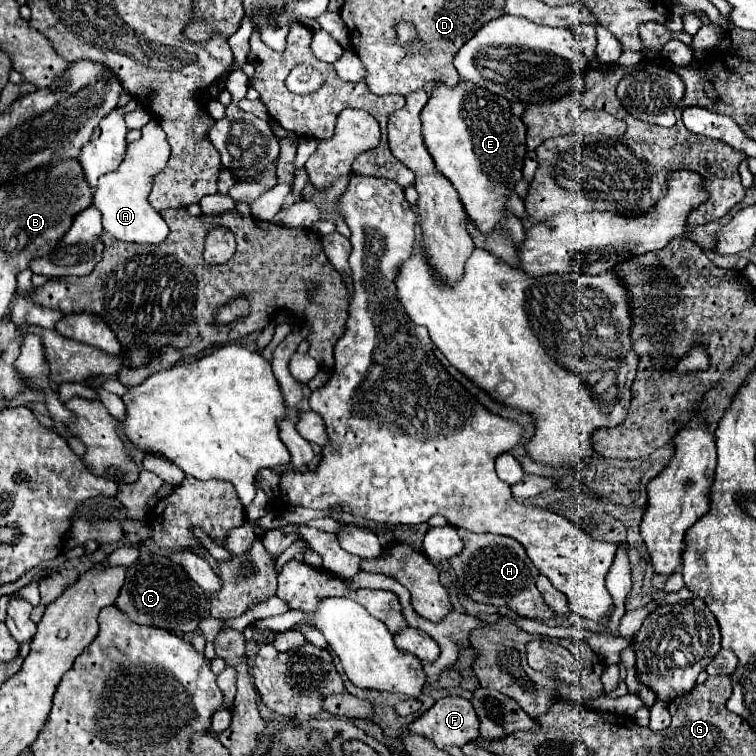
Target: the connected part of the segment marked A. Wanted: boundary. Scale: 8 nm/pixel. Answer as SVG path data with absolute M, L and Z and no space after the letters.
M153 119L141 129L141 139L127 143L127 151L123 155L121 165L113 173L105 173L99 177L99 185L93 193L93 207L103 215L103 229L109 231L119 241L129 243L163 243L169 227L163 217L151 207L149 191L153 177L165 169L171 157L171 147L159 123Z

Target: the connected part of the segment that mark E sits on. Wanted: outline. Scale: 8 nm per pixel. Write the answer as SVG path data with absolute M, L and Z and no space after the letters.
M459 81L455 87L449 87L445 83L437 83L433 87L431 97L421 111L421 123L425 147L429 149L435 167L453 183L467 215L475 221L479 231L491 233L491 229L495 229L495 225L503 221L505 201L513 193L515 183L523 177L521 169L527 153L523 121L511 113L511 105L505 97L499 97L479 85L473 85L471 81Z

